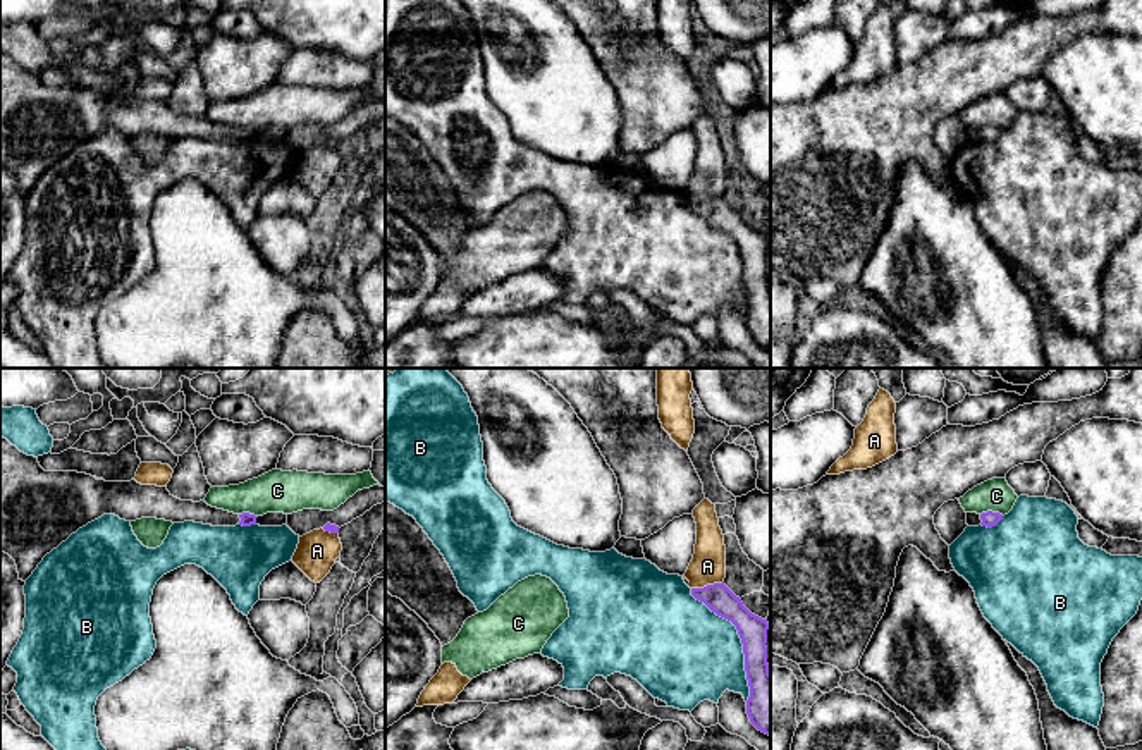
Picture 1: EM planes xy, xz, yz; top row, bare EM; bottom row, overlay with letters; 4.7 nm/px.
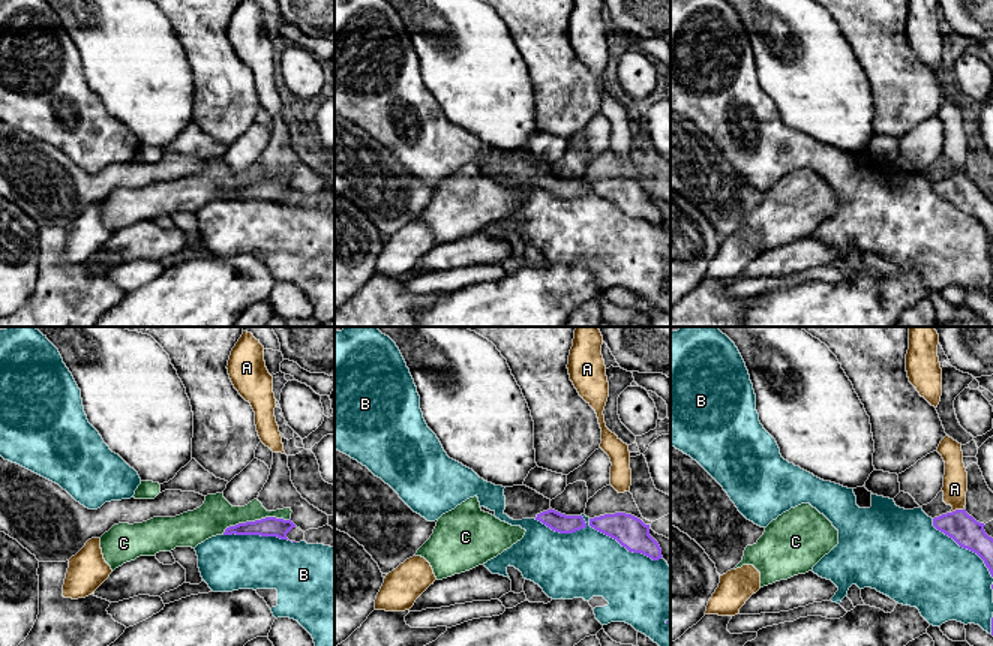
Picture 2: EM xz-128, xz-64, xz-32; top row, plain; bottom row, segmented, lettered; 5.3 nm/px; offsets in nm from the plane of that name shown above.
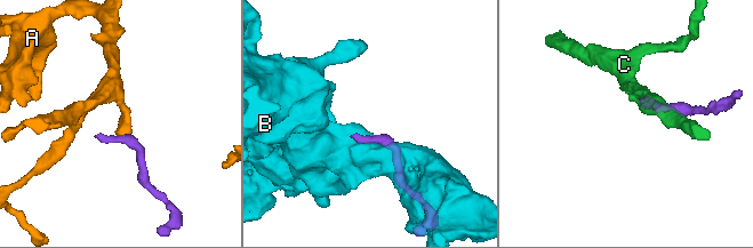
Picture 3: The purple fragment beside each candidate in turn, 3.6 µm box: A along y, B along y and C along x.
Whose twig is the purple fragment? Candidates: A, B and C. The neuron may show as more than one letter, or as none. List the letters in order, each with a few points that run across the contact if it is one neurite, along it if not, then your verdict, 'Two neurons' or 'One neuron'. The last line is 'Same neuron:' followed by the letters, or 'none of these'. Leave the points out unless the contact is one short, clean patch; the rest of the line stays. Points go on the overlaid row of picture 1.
A: Line: xz (723, 580), (692, 589). Two neurons
B: Two neurons
C: Line: yz (981, 513), (993, 511), (1003, 515). Two neurons
Same neuron: none of these

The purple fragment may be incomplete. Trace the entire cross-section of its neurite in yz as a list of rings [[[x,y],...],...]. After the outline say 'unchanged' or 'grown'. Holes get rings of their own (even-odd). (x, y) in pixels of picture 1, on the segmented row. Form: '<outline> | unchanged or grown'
[[[987,511],[987,513],[982,513],[982,514],[967,513],[967,525],[968,525],[968,526],[979,526],[979,525],[982,525],[982,526],[992,528],[992,526],[996,526],[1001,519],[1003,519],[1003,514],[992,513],[992,511]]] | grown

